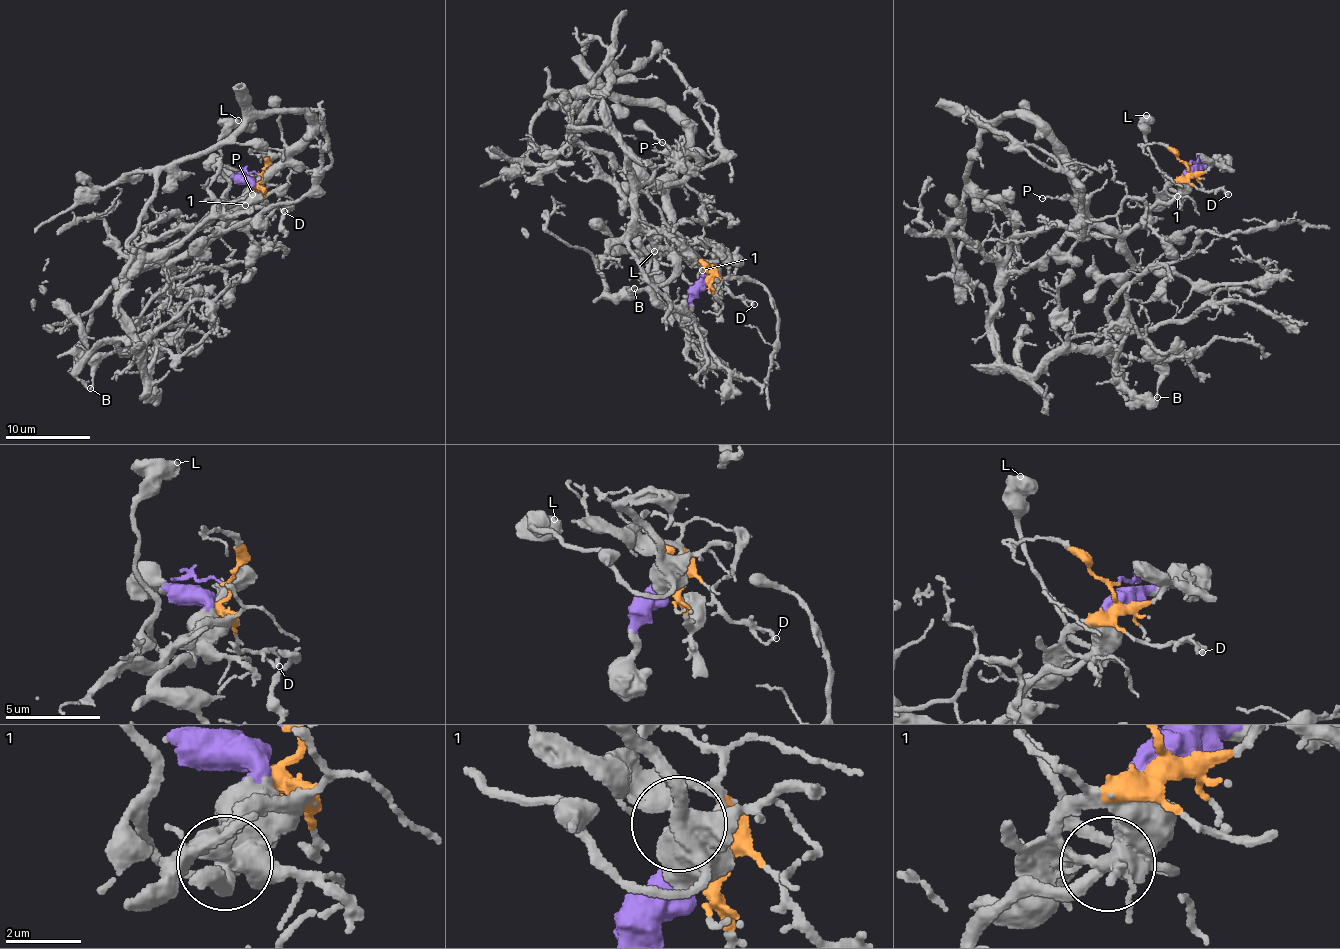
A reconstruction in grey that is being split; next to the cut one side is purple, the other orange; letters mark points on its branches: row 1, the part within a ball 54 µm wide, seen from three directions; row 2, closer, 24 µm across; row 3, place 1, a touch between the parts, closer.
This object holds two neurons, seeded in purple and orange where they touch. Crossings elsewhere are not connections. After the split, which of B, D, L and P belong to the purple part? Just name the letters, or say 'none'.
B, L, P

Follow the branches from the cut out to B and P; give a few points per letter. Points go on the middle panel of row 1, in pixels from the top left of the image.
B: (705, 281), (698, 287), (692, 253), (664, 229), (640, 251), (614, 249), (598, 270), (609, 292), (633, 288)
P: (705, 281), (698, 287), (702, 277), (699, 274), (703, 273), (673, 228), (667, 187), (671, 151), (661, 142)

